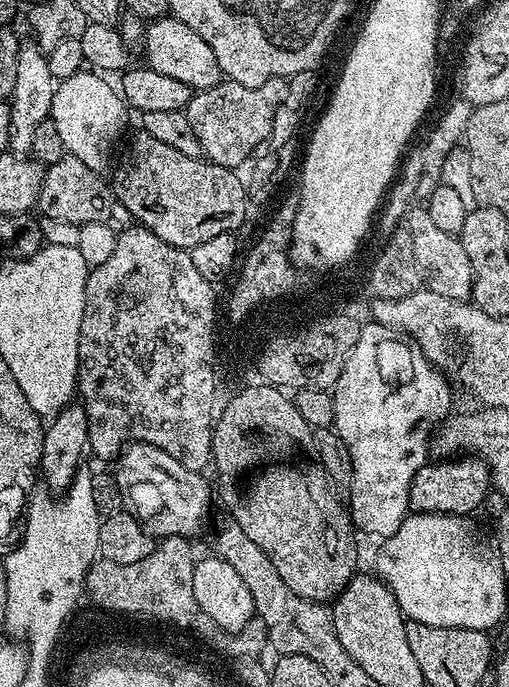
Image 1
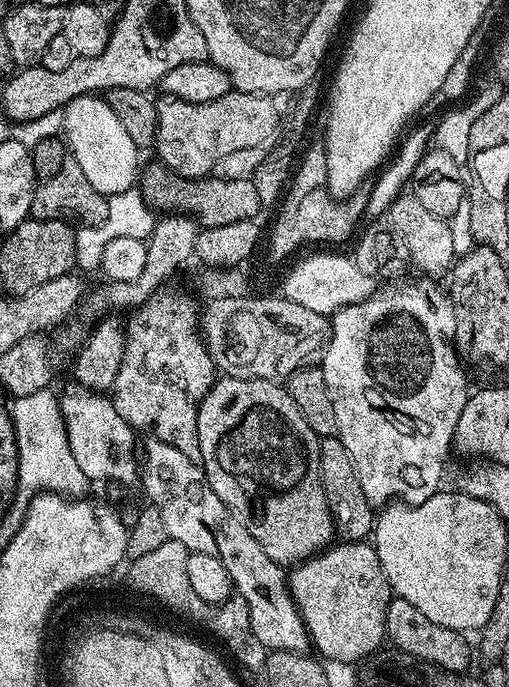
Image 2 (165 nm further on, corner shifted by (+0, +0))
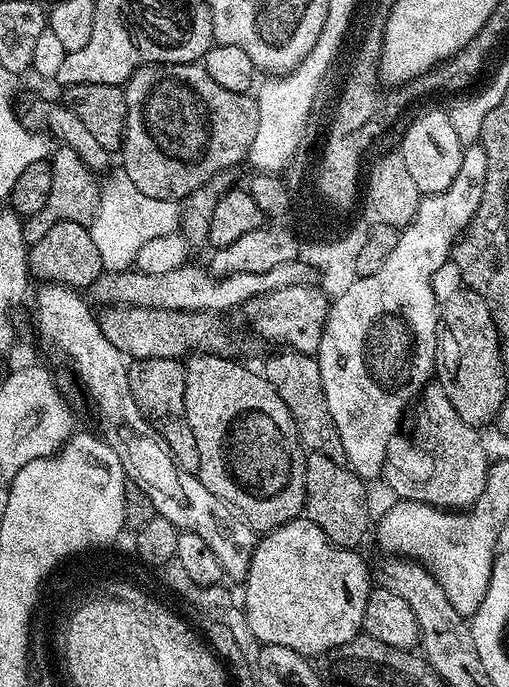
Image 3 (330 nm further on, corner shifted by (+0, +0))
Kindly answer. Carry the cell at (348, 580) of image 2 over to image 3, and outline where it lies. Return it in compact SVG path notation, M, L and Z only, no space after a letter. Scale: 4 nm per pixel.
M307 518L290 520L278 526L272 532L263 533L257 539L256 549L253 550L253 556L250 558L249 570L242 579L242 585L244 585L244 613L242 613L242 619L248 624L253 638L259 641L261 645L286 646L286 650L294 650L298 654L309 658L319 658L330 649L342 646L354 639L355 636L361 635L364 626L364 615L366 614L366 598L372 593L374 580L370 575L370 564L368 568L367 562L359 556L360 554L359 551L350 548L339 548L337 544L330 544L326 534L322 534L322 530L318 530L316 523Z

